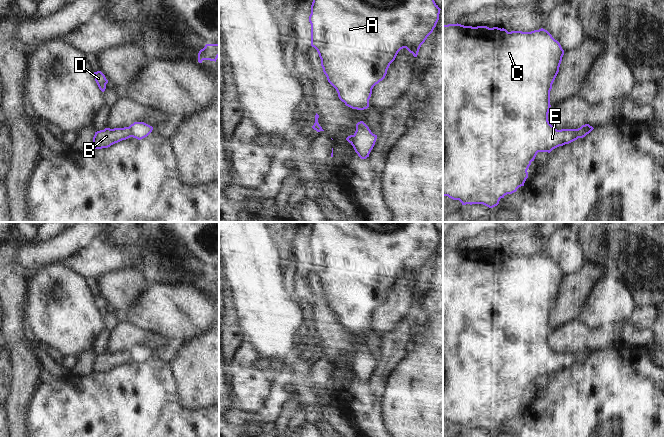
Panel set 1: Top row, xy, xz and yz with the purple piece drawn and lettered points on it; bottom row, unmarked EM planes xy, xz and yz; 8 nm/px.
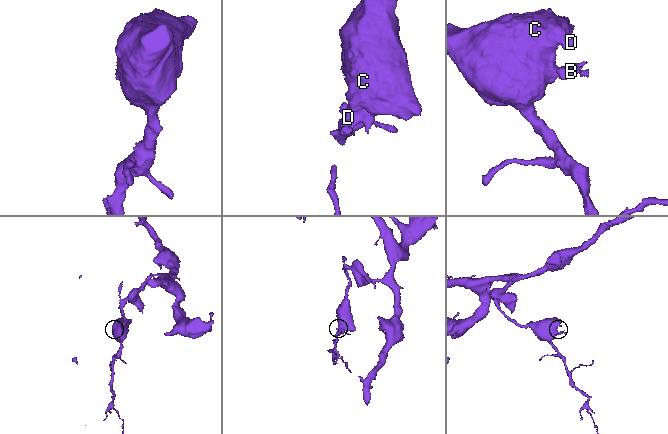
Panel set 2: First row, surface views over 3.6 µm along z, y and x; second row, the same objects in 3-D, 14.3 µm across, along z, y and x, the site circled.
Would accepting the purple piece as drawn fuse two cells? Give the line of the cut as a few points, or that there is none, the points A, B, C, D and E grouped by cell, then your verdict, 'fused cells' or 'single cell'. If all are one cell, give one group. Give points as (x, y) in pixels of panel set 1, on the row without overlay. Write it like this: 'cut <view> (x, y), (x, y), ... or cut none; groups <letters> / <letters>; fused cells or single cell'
cut yz (588, 357), (580, 352), (577, 361); groups A C D E / B; fused cells

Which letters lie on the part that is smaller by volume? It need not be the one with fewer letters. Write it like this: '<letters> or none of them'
B

